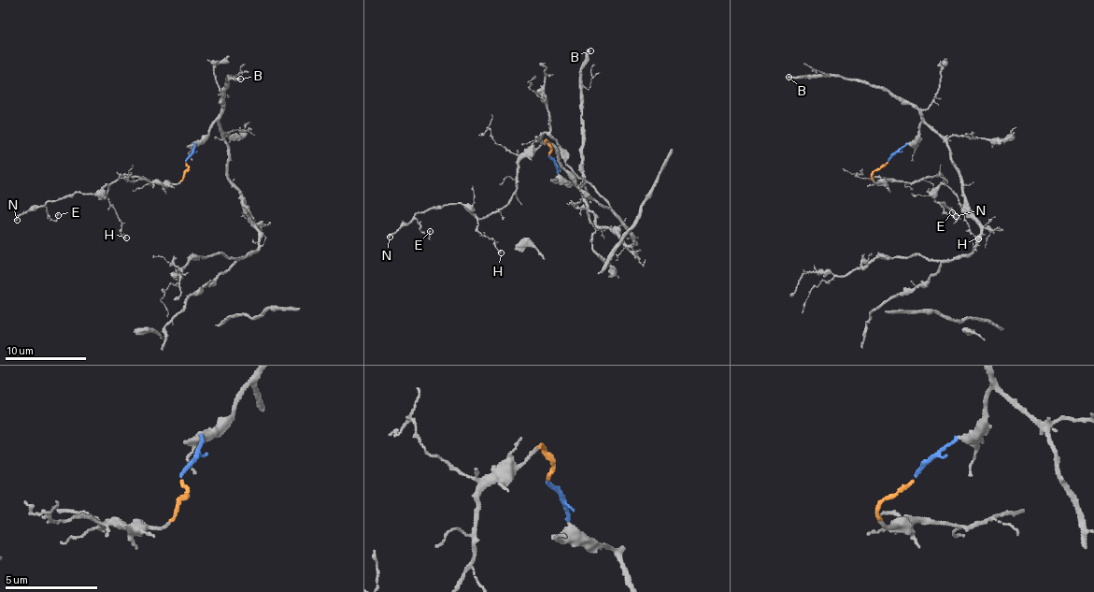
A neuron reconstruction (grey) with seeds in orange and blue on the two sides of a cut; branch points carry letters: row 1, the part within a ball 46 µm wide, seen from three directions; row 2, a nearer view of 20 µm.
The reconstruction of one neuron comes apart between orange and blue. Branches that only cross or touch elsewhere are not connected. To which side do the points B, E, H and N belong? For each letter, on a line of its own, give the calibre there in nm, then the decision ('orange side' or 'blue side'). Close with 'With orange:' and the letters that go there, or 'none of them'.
B: 280 nm | blue side
E: 100 nm | orange side
H: 150 nm | orange side
N: 200 nm | orange side
With orange: E, H, N

